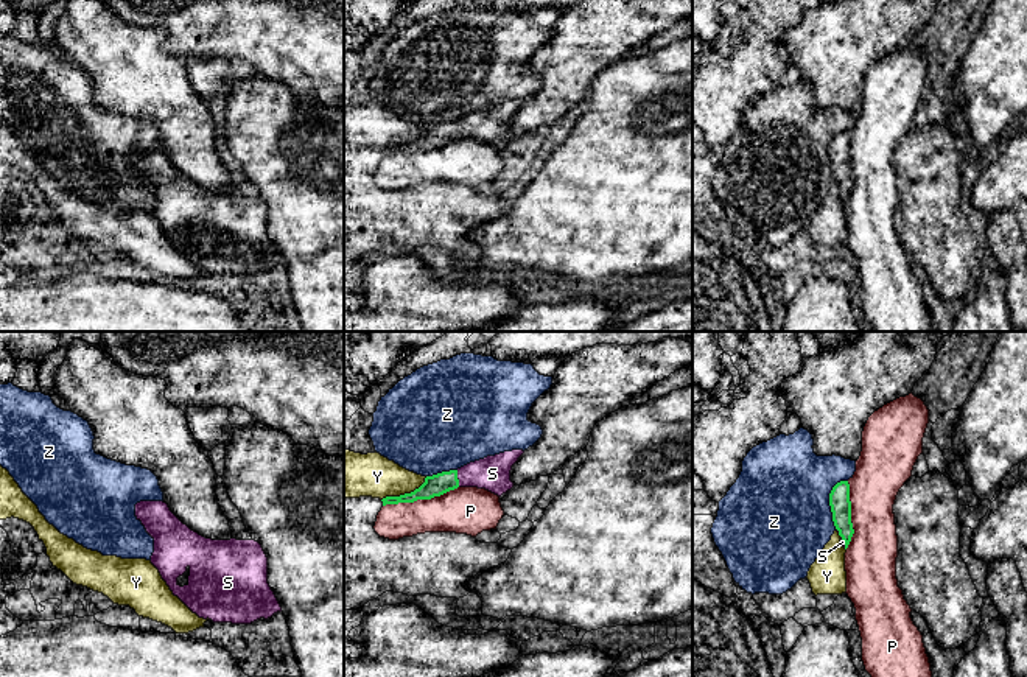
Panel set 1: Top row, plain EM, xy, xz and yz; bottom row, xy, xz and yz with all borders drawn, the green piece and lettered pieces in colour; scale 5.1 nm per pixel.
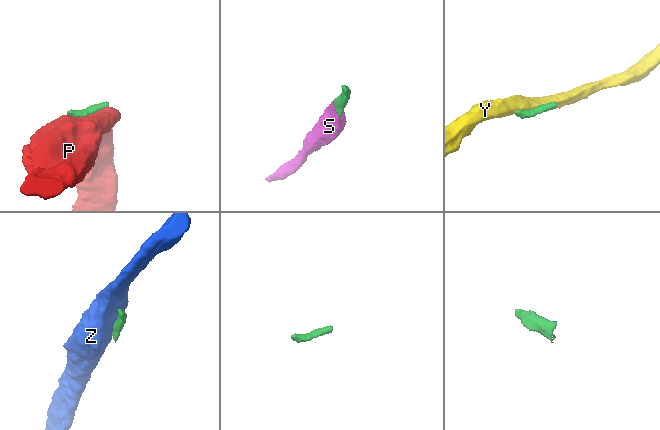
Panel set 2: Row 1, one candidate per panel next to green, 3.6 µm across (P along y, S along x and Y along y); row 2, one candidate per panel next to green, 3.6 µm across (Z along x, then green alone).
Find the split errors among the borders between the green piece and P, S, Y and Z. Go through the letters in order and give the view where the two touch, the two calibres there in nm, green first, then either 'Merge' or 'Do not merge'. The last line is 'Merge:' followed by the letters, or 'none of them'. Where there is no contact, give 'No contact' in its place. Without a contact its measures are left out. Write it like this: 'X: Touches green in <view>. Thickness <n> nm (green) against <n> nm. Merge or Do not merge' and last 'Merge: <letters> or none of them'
P: Touches green in xz. Thickness 110 nm (green) against 240 nm. Do not merge
S: Touches green in xz. Thickness 110 nm (green) against 180 nm. Merge
Y: Touches green in xz. Thickness 110 nm (green) against 220 nm. Do not merge
Z: Touches green in yz. Thickness 110 nm (green) against 500 nm. Do not merge
Merge: S

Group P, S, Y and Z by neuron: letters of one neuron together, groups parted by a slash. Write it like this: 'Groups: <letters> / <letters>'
Groups: P / S / Y / Z

